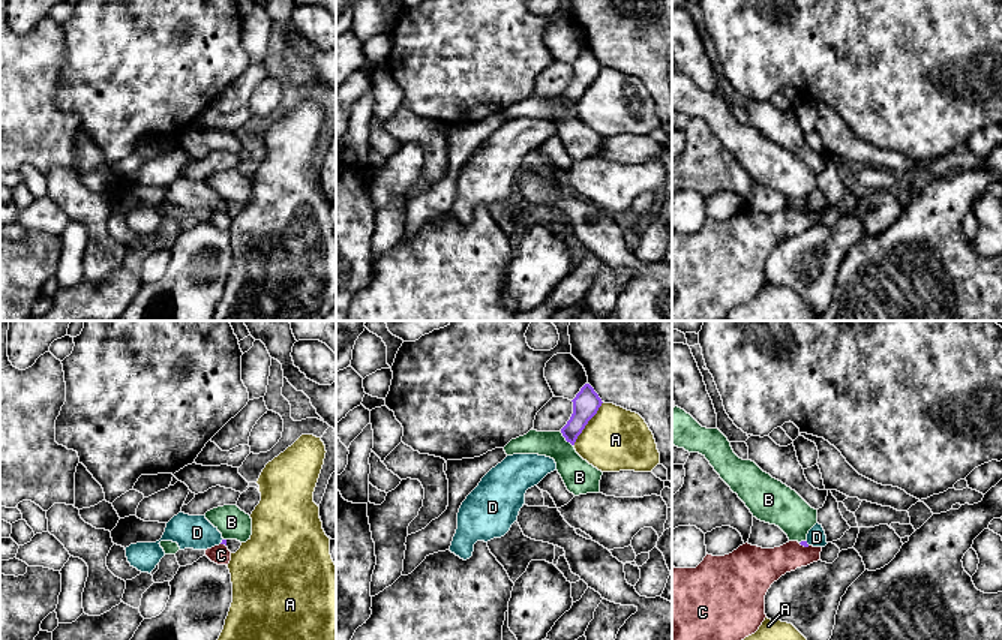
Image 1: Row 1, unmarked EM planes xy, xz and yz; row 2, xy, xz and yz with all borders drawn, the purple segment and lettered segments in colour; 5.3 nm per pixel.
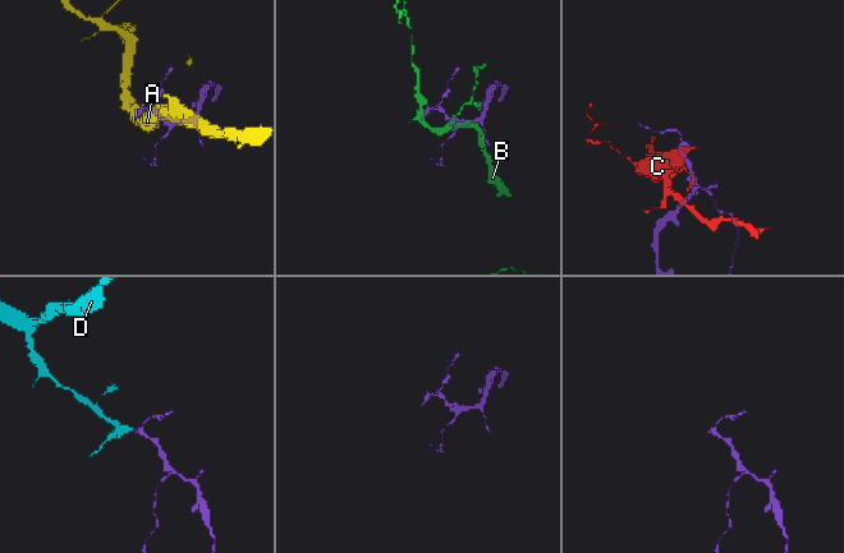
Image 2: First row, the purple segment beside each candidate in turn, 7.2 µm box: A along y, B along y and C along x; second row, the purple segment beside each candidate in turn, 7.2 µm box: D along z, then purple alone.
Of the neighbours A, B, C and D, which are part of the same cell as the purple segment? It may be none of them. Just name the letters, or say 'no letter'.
D

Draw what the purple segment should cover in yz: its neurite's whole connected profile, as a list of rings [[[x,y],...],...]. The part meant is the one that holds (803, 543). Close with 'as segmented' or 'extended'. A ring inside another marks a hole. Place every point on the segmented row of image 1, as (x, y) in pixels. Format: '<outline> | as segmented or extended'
[[[816,523],[807,534],[807,540],[800,543],[804,547],[813,546],[813,547],[825,547],[826,535],[822,528],[822,525]]] | extended

